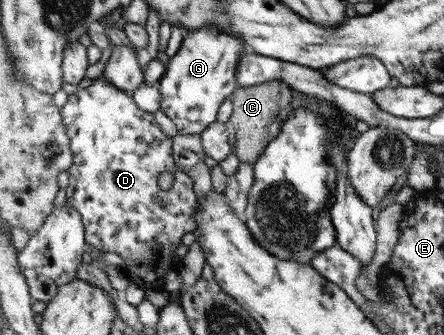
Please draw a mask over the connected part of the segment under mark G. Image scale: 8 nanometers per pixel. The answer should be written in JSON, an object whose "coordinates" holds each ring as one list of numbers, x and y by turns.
{"coordinates":[[207,24,204,28,188,28,184,31,181,47,168,62,158,82,162,95,161,108,174,122,179,133,202,135,216,122,218,108,224,104,226,98,232,98,239,86,237,81,239,58,248,51,250,49,240,39,224,33,221,28,211,24]]}

